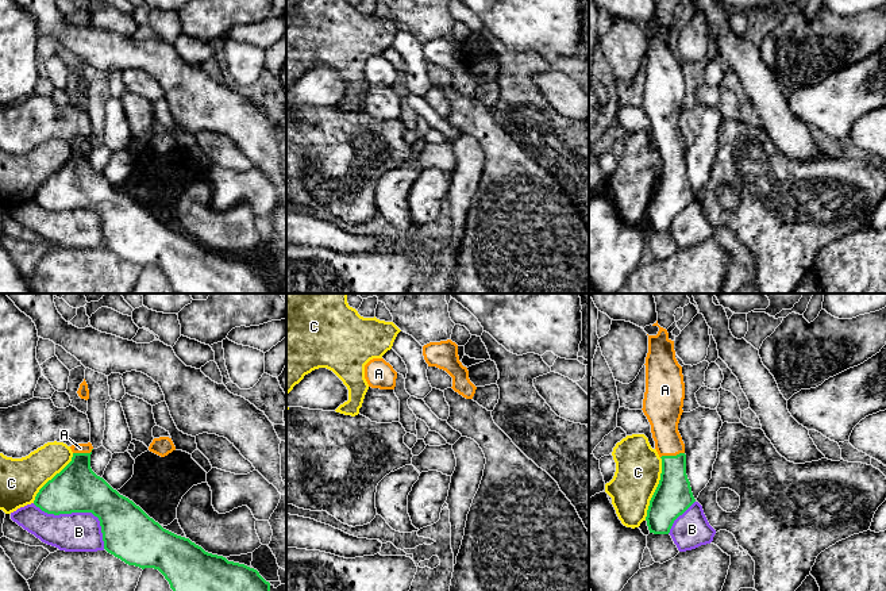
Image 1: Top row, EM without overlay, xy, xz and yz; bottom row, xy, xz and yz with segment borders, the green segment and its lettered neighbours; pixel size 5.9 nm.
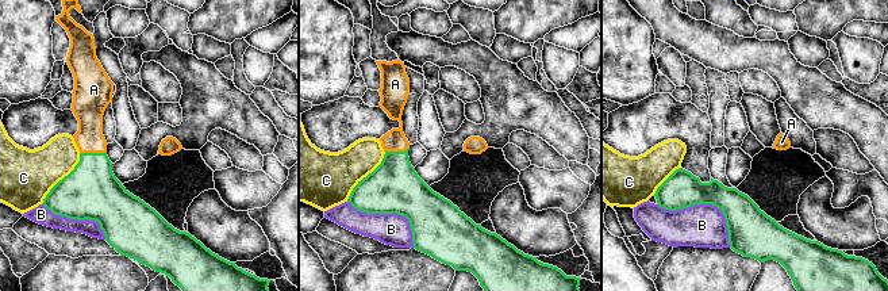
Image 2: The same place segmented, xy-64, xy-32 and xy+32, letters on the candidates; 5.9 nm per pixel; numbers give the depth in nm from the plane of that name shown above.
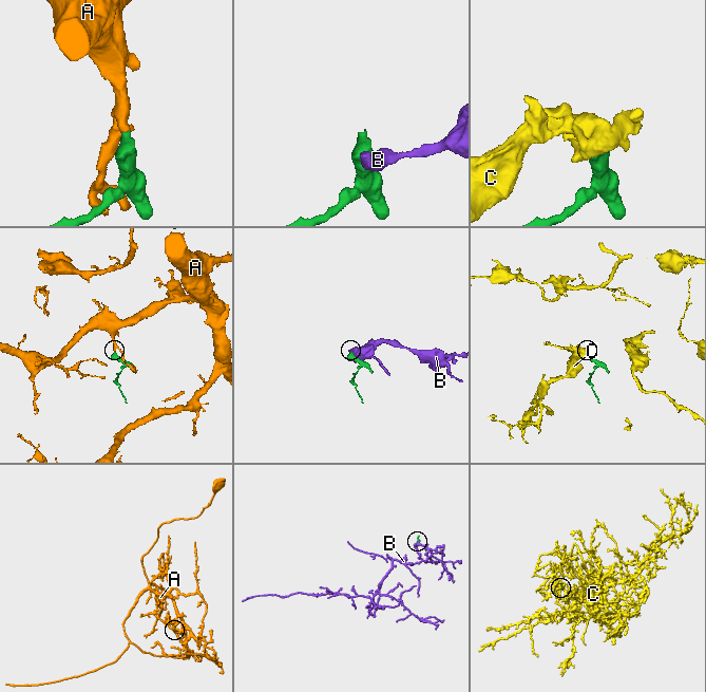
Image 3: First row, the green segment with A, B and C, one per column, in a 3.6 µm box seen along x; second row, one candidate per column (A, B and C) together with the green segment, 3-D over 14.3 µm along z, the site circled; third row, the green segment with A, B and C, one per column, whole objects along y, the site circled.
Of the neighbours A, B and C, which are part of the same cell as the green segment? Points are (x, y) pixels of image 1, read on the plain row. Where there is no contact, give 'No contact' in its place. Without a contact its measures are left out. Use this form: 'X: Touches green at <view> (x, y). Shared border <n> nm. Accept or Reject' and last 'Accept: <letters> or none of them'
A: Touches green at yz (671, 153). Shared border 150 nm. Accept
B: Touches green at xy (80, 208). Shared border 500 nm. Reject
C: Touches green at yz (657, 185). Shared border 380 nm. Reject
Accept: A

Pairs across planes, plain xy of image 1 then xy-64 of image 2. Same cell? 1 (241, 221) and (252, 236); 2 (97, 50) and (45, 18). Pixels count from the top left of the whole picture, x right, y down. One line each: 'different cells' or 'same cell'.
1: same cell
2: different cells

